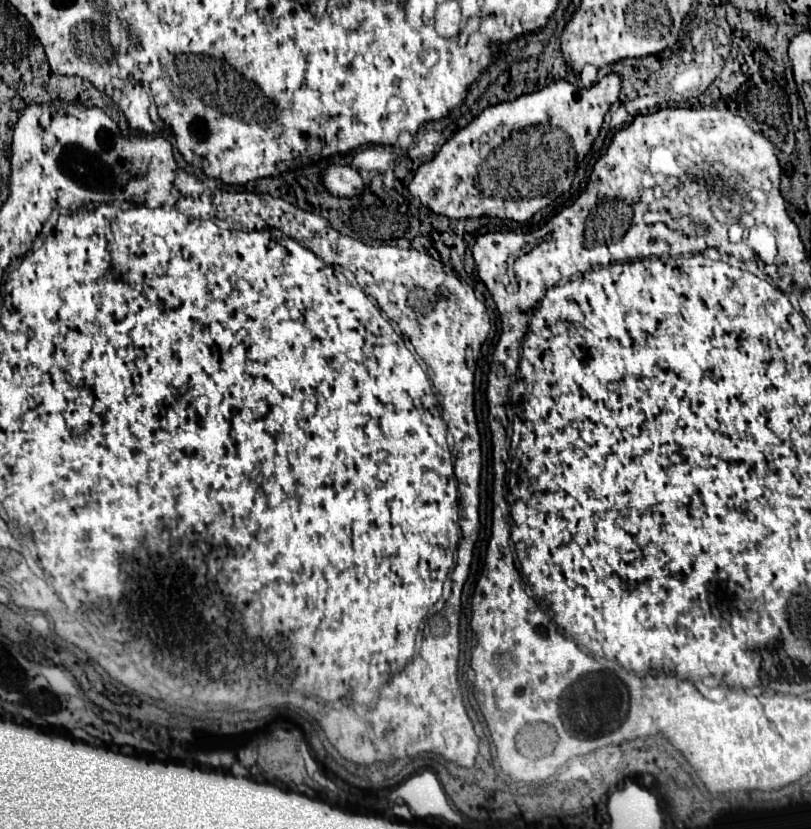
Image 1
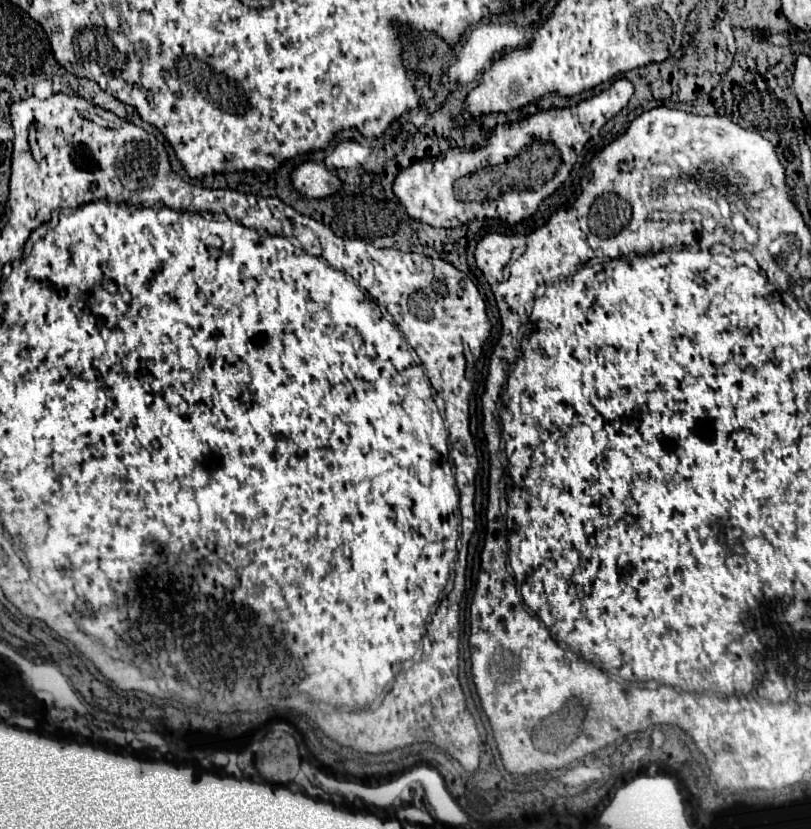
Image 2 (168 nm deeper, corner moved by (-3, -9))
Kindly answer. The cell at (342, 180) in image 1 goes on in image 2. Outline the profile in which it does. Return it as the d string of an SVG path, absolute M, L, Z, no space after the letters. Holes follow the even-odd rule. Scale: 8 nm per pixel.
M305 162L293 170L293 186L307 198L329 198L341 190L343 182L323 164Z

